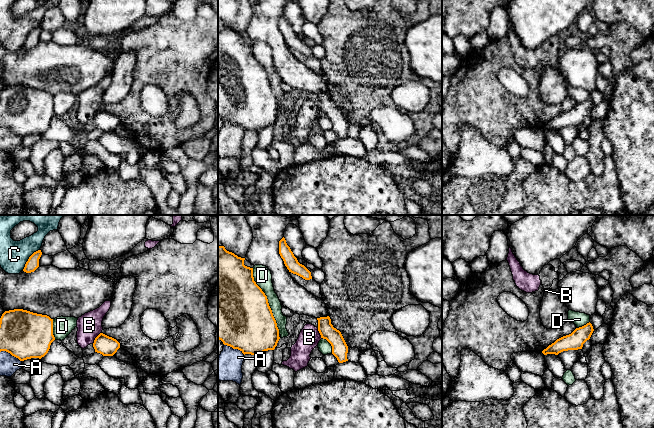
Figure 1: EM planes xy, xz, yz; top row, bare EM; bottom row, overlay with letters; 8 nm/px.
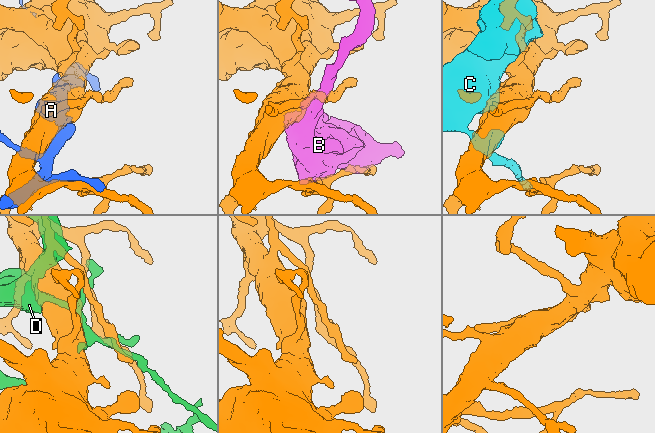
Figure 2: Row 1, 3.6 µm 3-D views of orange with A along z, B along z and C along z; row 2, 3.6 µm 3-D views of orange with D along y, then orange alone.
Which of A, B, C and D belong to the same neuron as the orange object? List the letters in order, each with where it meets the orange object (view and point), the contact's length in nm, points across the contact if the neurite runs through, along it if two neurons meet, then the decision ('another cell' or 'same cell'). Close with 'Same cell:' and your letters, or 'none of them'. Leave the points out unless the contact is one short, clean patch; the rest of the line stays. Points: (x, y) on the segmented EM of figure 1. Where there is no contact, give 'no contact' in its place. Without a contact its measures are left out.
A: meets orange in xy at (11, 354); contact 190 nm long; another cell
B: meets orange in xy at (95, 338); contact 120 nm long; border along xy (100, 332), (92, 343); another cell
C: meets orange in xy at (29, 258); contact 220 nm long; another cell
D: meets orange in xz at (267, 301); contact 550 nm long; another cell
Same cell: none of them

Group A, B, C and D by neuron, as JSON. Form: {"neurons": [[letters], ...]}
{"neurons": [["A"], ["B"], ["C"], ["D"]]}

